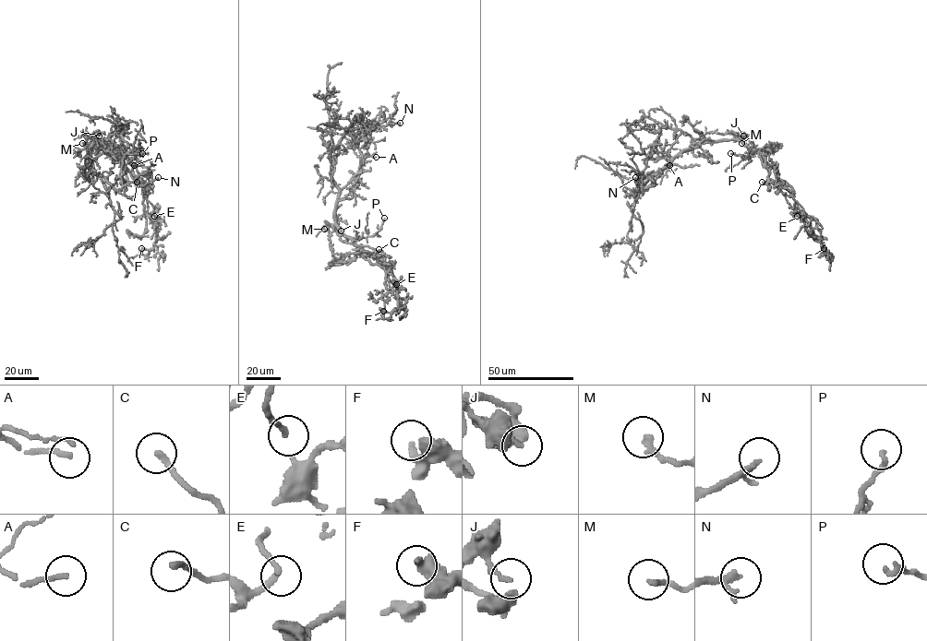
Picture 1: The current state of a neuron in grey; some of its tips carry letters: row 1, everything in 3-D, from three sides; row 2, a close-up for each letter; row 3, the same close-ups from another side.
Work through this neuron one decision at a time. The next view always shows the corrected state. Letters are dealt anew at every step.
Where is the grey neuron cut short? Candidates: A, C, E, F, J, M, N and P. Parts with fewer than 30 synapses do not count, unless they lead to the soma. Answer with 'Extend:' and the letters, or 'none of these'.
Extend: C, N

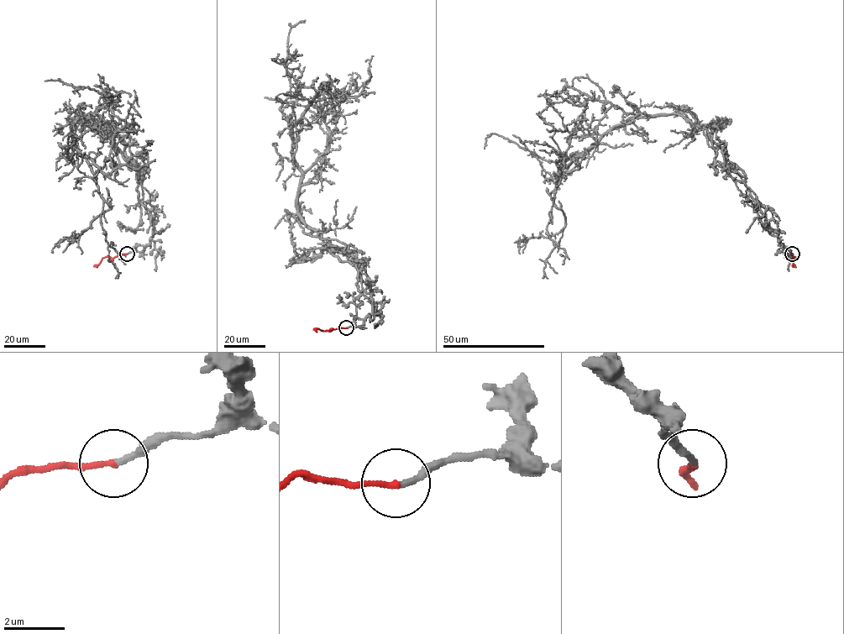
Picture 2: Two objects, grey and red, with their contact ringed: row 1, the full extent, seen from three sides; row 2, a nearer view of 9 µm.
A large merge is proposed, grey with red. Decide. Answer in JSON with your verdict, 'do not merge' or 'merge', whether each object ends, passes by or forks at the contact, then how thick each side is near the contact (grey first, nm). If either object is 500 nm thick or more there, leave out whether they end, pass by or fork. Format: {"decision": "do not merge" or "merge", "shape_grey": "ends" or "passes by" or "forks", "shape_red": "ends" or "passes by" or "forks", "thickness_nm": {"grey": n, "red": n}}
{"decision": "merge", "shape_grey": "ends", "shape_red": "ends", "thickness_nm": {"grey": 190, "red": 180}}

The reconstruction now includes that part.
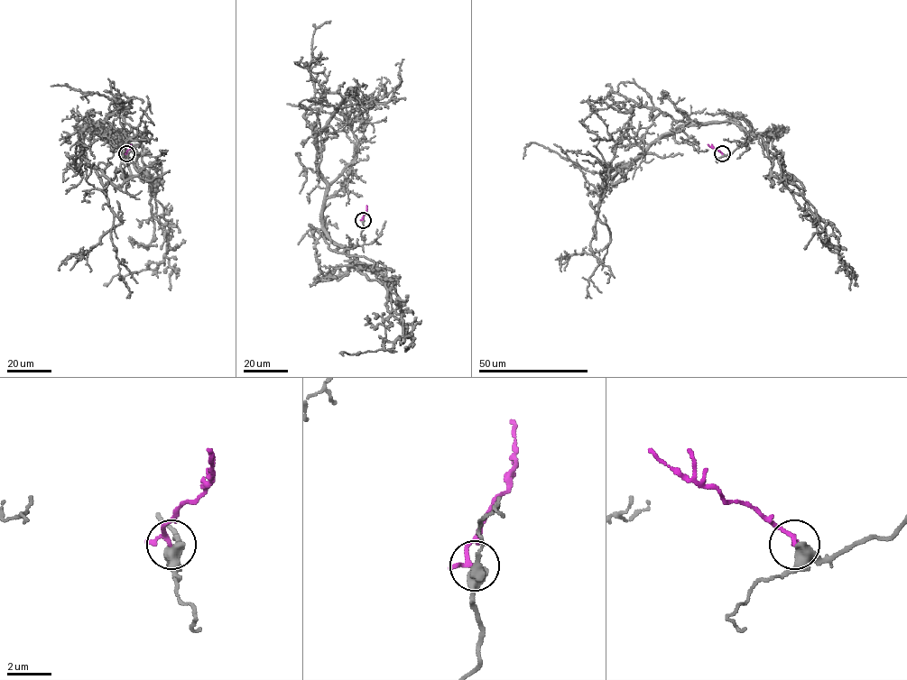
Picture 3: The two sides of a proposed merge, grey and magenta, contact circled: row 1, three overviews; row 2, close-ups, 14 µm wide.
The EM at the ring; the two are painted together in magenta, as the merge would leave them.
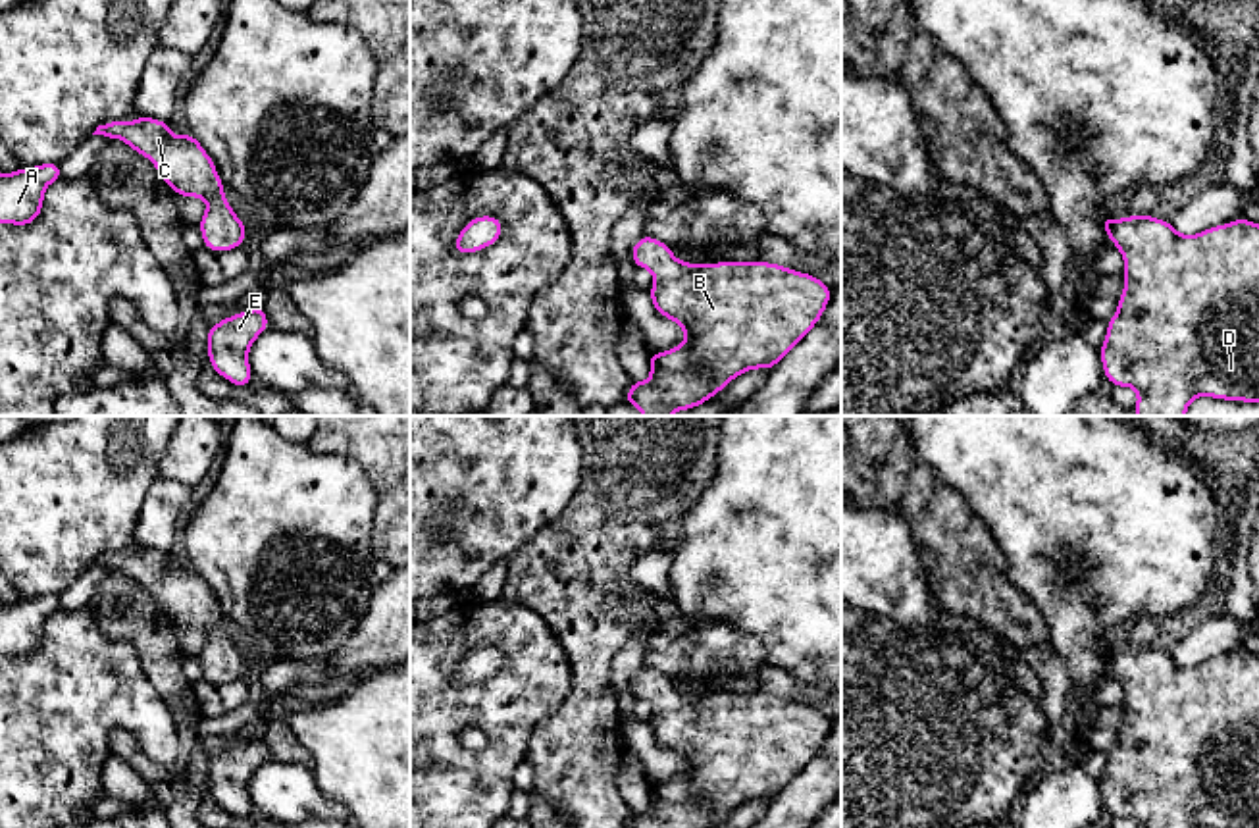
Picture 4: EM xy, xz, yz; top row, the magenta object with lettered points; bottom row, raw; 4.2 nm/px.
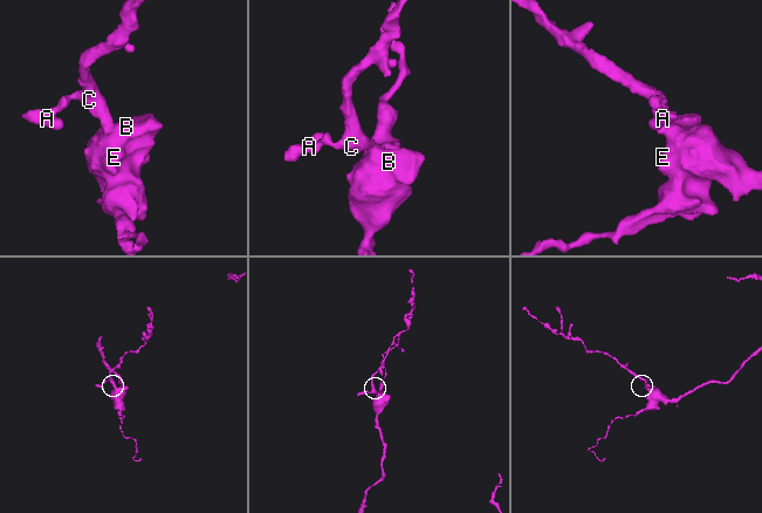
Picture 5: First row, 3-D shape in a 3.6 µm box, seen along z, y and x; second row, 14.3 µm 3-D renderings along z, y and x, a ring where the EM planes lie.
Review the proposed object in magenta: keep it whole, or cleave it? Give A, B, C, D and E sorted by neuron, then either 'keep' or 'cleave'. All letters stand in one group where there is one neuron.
A B C D E | keep

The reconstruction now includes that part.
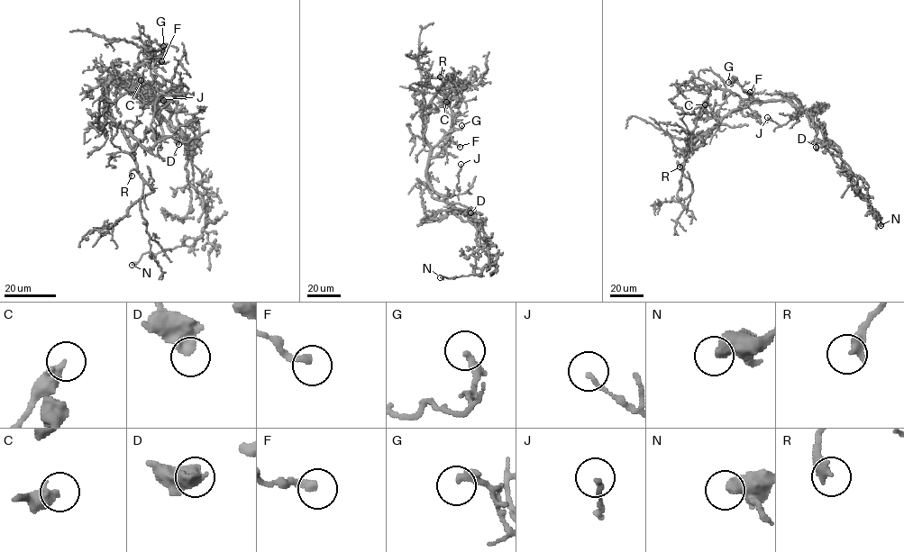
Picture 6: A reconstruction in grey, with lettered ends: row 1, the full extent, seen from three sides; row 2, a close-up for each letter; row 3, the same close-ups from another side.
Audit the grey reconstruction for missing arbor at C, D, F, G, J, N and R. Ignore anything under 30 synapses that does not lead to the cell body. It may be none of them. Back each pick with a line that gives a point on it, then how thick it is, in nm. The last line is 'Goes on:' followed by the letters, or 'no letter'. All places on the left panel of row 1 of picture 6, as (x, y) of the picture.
Goes on: no letter

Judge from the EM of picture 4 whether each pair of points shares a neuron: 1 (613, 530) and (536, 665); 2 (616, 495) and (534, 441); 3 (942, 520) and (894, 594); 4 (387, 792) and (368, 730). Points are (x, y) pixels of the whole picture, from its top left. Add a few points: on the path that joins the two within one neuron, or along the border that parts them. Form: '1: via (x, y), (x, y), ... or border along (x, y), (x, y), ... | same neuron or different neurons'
1: border along (516, 605), (545, 622), (570, 674) | different neurons
2: border along (578, 436), (582, 482), (563, 513) | different neurons
3: border along (899, 515), (909, 528), (923, 574), (936, 597) | different neurons
4: via (387, 776), (387, 750), (384, 746) | same neuron

